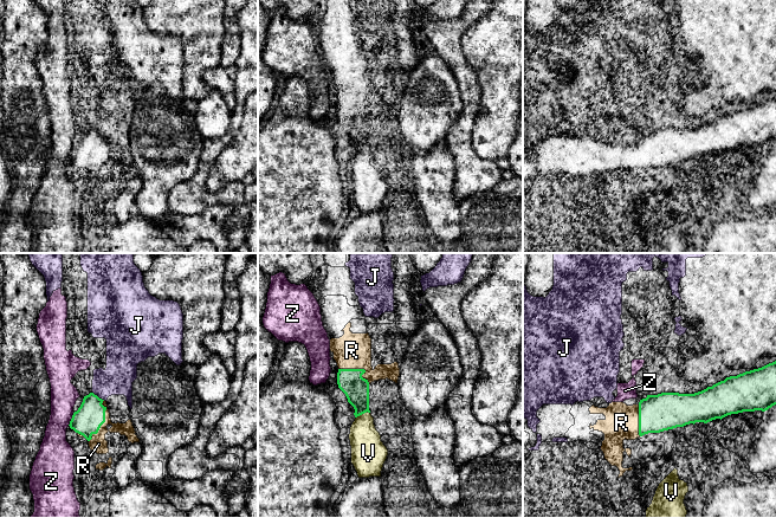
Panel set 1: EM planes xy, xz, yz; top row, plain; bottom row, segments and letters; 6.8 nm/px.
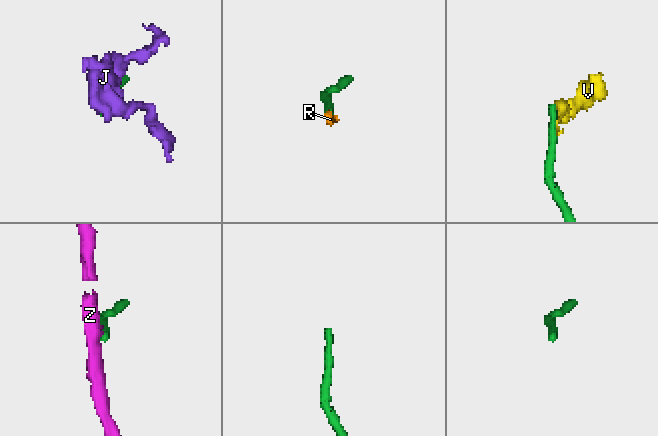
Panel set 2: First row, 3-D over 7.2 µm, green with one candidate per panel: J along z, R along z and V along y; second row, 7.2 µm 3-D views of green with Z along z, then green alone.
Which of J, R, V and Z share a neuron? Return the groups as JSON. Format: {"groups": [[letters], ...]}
{"groups": [["J"], ["R"], ["V"], ["Z"]]}

